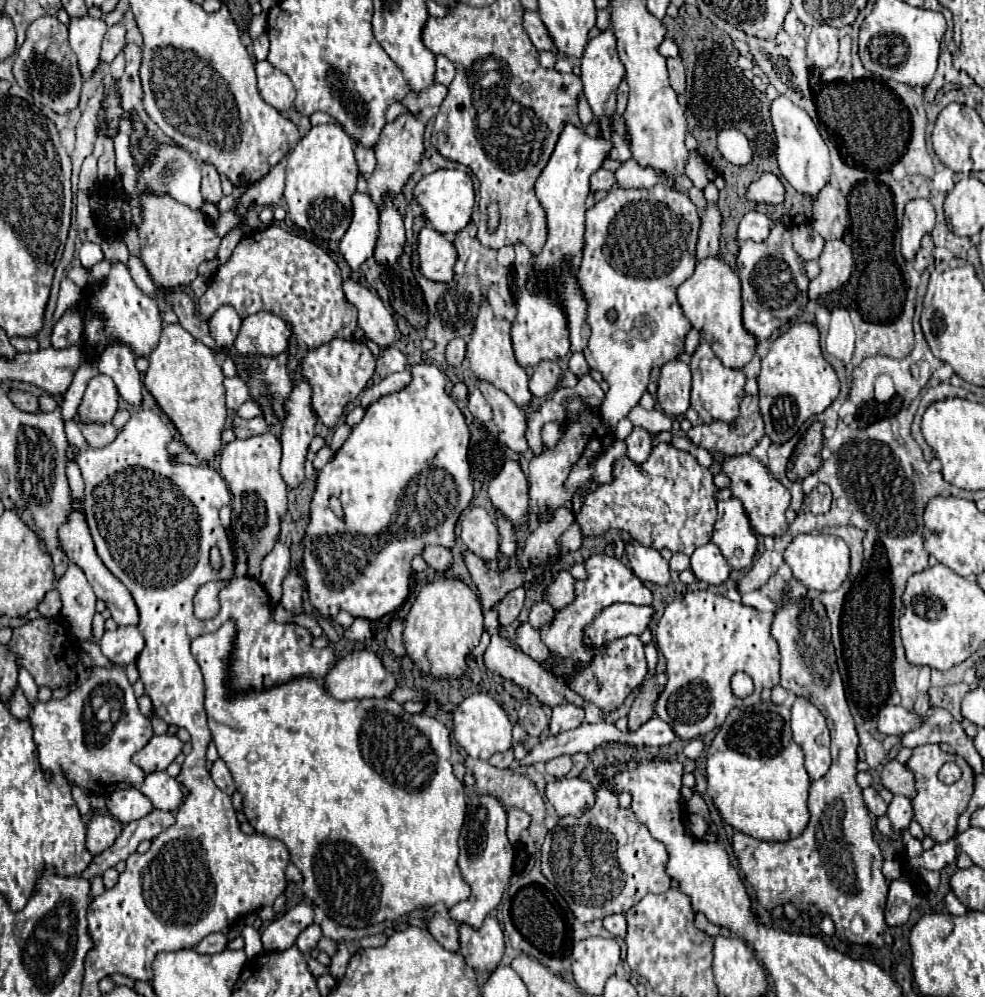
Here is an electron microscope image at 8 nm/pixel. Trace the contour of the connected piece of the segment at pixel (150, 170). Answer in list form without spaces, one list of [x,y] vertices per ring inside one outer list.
[[[159,145],[155,157],[143,165],[143,169],[137,175],[137,195],[145,189],[151,189],[153,193],[169,193],[173,199],[189,205],[191,209],[199,209],[203,205],[201,197],[201,169],[199,163],[181,147],[173,145]]]

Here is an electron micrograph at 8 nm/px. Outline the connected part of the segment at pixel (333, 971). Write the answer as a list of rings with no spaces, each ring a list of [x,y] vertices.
[[[337,941],[337,945],[339,945],[339,951],[331,957],[329,965],[329,974],[333,979],[341,979],[345,975],[345,969],[347,969],[349,959],[351,959],[351,953],[347,951],[345,941]]]

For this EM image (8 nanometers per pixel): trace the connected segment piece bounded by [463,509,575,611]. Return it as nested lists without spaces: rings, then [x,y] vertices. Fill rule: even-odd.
[[[559,509],[553,517],[553,521],[547,523],[539,523],[539,527],[527,537],[523,551],[519,551],[513,559],[513,563],[509,563],[503,571],[501,569],[491,569],[481,557],[473,555],[473,553],[463,553],[465,565],[473,577],[473,583],[477,585],[479,597],[481,597],[481,605],[485,611],[497,607],[505,595],[509,595],[511,591],[515,591],[517,587],[529,587],[533,583],[537,583],[539,579],[543,579],[547,573],[553,573],[553,565],[559,561],[559,555],[563,553],[561,549],[561,535],[571,527],[571,523],[575,521],[575,515],[569,509]]]

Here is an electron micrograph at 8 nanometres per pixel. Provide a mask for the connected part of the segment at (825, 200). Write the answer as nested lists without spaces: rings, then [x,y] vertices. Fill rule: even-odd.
[[[827,183],[813,199],[811,223],[823,239],[841,239],[849,226],[847,197],[835,183]]]

